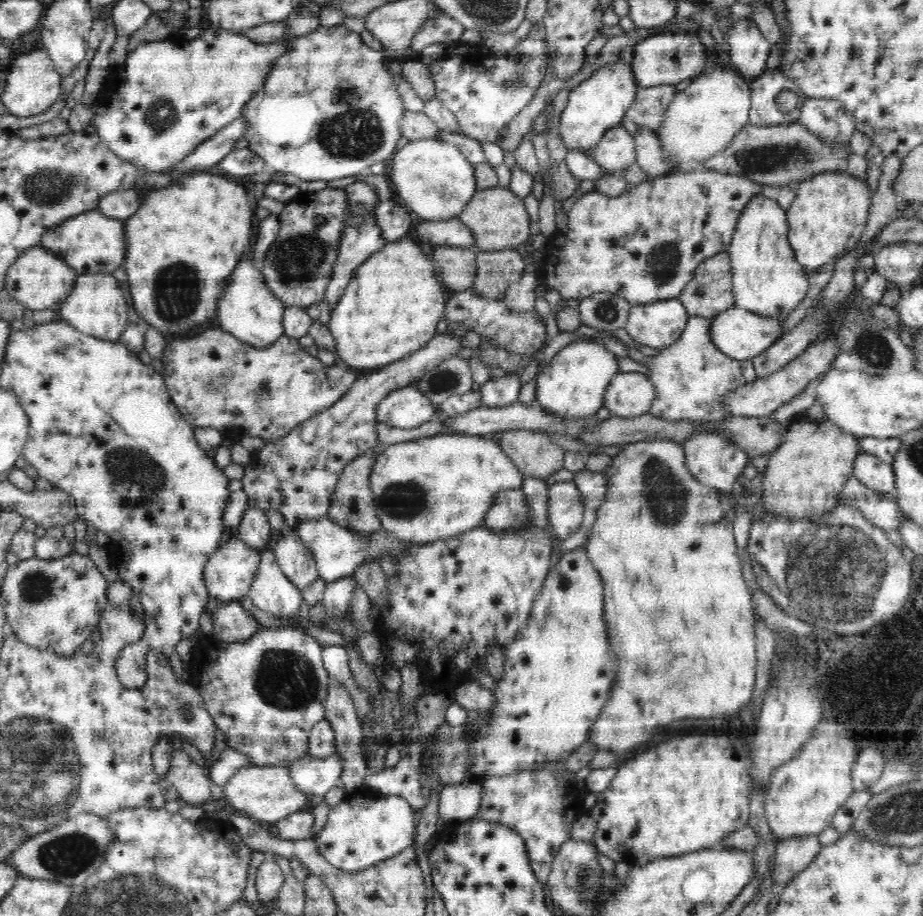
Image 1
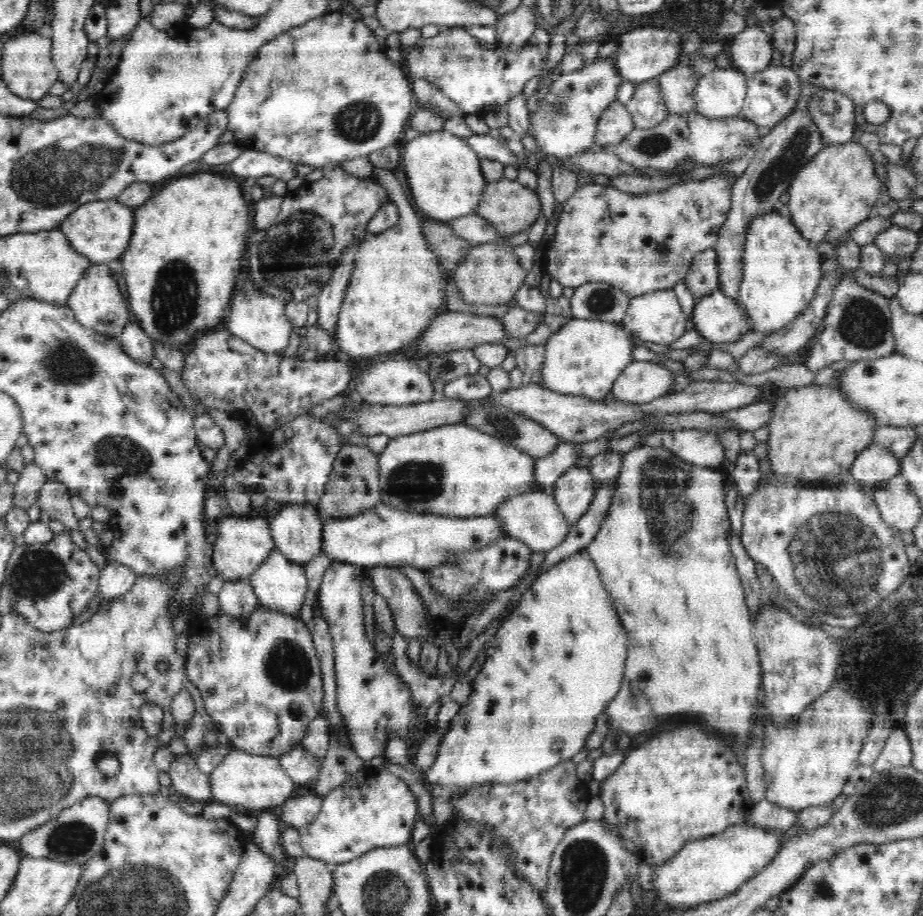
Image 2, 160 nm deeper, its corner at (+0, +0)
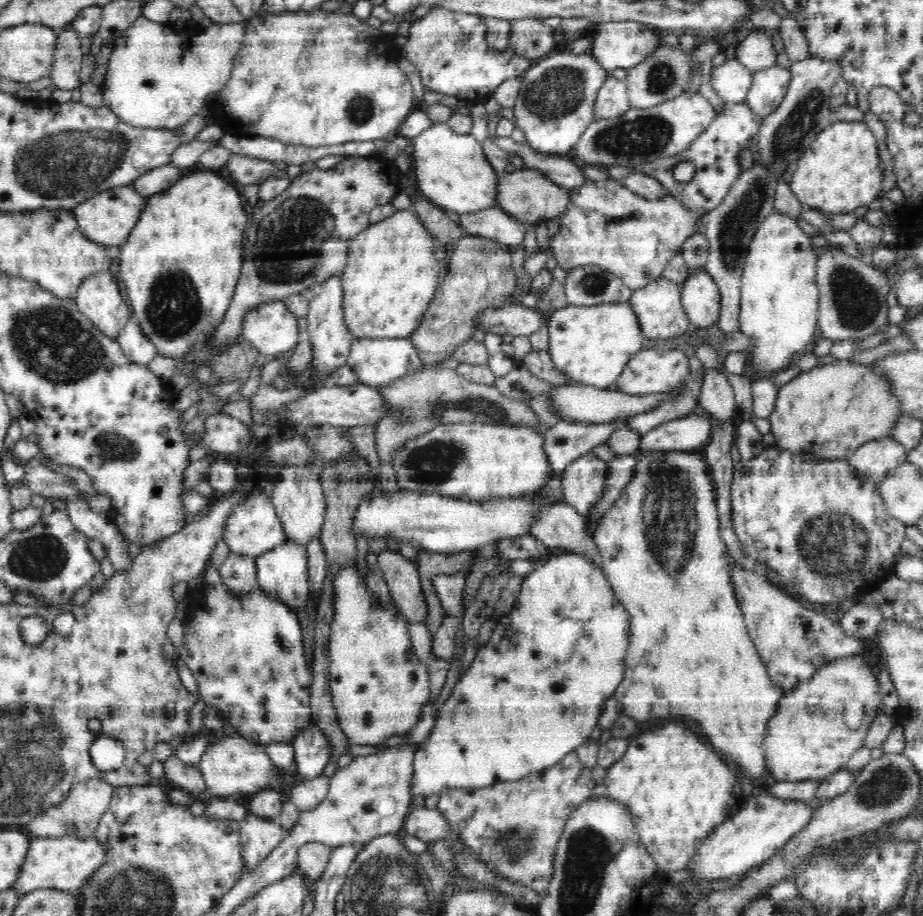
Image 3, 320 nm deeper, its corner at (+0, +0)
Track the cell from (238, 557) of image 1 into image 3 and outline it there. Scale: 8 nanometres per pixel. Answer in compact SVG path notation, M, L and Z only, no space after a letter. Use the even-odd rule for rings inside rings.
M260 492L253 493L242 504L234 507L222 531L224 531L222 538L225 539L232 553L250 555L254 558L287 541L284 527L278 519L278 513L276 513L276 507L272 504L271 498Z

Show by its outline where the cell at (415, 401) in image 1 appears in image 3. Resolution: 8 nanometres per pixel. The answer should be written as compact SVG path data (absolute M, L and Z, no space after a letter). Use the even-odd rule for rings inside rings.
M355 338L347 358L347 366L357 375L360 384L366 384L380 389L390 386L390 382L396 382L398 378L404 378L410 372L416 372L424 368L421 358L418 356L414 344L409 338Z

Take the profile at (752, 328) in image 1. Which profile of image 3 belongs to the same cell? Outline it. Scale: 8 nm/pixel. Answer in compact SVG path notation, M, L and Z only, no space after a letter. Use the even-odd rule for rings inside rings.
M706 267L690 271L681 284L681 302L687 318L699 328L710 328L720 320L720 293Z

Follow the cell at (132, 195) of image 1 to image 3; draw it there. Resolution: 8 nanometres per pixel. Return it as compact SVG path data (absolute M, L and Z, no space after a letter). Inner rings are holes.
M170 163L142 174L130 186L147 200L152 194L158 194L172 184L176 184L176 181L185 173L187 171Z

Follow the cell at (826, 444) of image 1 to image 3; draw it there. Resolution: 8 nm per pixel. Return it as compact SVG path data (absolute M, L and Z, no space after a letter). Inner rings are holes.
M834 359L825 362L824 366L816 366L810 372L800 374L788 384L780 387L772 414L769 416L771 432L774 435L775 446L781 450L820 460L849 458L866 442L890 437L892 426L903 414L900 411L900 401L894 395L888 380L875 372L870 364L857 364L848 359Z

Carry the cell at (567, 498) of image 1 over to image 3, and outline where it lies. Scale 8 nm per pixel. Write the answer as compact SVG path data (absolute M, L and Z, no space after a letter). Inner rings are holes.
M578 458L572 461L560 474L562 479L562 496L566 504L574 507L578 513L586 516L592 506L602 498L606 476L590 476L588 466L580 468Z

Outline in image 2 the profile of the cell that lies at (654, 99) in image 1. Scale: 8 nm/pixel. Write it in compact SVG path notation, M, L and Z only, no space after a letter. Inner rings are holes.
M678 64L663 72L658 80L668 114L688 114L694 112L696 101L692 94L700 77L690 66Z

